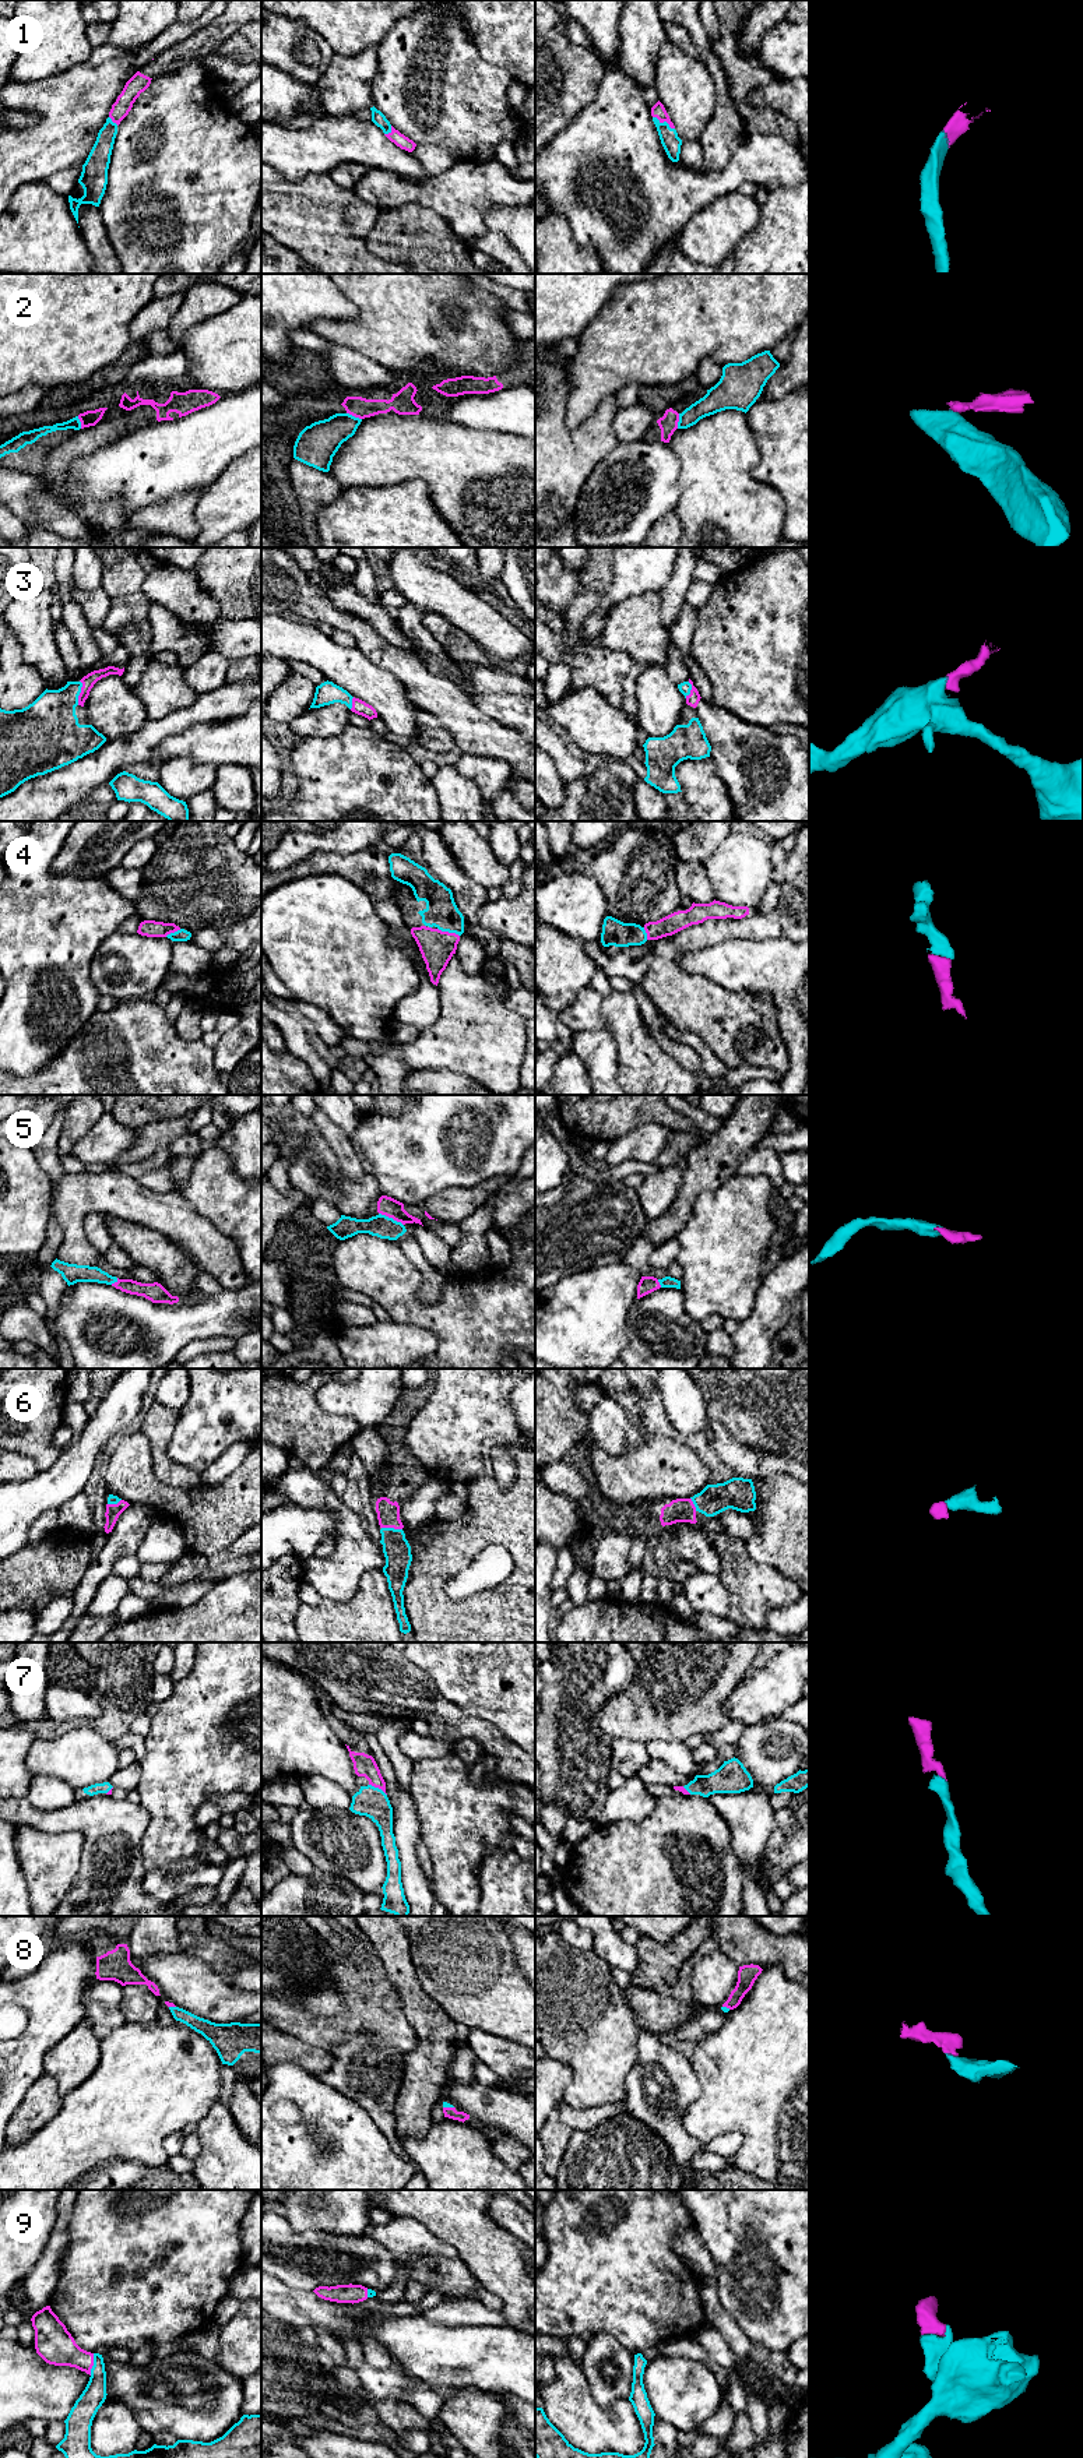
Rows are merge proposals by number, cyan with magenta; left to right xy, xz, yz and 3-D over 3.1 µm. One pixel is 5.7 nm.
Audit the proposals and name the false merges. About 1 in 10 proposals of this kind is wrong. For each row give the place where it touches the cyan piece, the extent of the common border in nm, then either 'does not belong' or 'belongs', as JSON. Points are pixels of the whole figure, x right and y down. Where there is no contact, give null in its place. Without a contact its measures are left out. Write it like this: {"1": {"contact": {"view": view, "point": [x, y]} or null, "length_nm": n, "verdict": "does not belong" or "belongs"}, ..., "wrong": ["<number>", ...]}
{"1": {"contact": {"view": "yz", "point": [664, 122]}, "length_nm": 150, "verdict": "belongs"}, "2": {"contact": {"view": "xz", "point": [354, 416]}, "length_nm": 100, "verdict": "does not belong"}, "3": {"contact": {"view": "xy", "point": [80, 692]}, "length_nm": 140, "verdict": "belongs"}, "4": {"contact": {"view": "xz", "point": [449, 932]}, "length_nm": 140, "verdict": "belongs"}, "5": {"contact": {"view": "xz", "point": [391, 1218]}, "length_nm": 160, "verdict": "belongs"}, "6": {"contact": {"view": "xz", "point": [391, 1528]}, "length_nm": 120, "verdict": "belongs"}, "7": {"contact": {"view": "xz", "point": [378, 1788]}, "length_nm": 120, "verdict": "belongs"}, "8": {"contact": {"view": "xz", "point": [449, 2106]}, "length_nm": 60, "verdict": "belongs"}, "9": {"contact": {"view": "xy", "point": [94, 2365]}, "length_nm": 130, "verdict": "belongs"}, "wrong": ["2"]}

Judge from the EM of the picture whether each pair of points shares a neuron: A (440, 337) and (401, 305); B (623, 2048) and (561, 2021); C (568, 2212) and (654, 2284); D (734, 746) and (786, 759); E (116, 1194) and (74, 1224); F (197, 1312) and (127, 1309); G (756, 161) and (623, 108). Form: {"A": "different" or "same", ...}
{"A": "same", "B": "same", "C": "same", "D": "same", "E": "same", "F": "same", "G": "same"}

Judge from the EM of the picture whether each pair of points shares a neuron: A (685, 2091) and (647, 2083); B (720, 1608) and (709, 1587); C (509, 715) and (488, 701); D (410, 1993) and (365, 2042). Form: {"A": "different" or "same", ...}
{"A": "same", "B": "same", "C": "same", "D": "different"}

